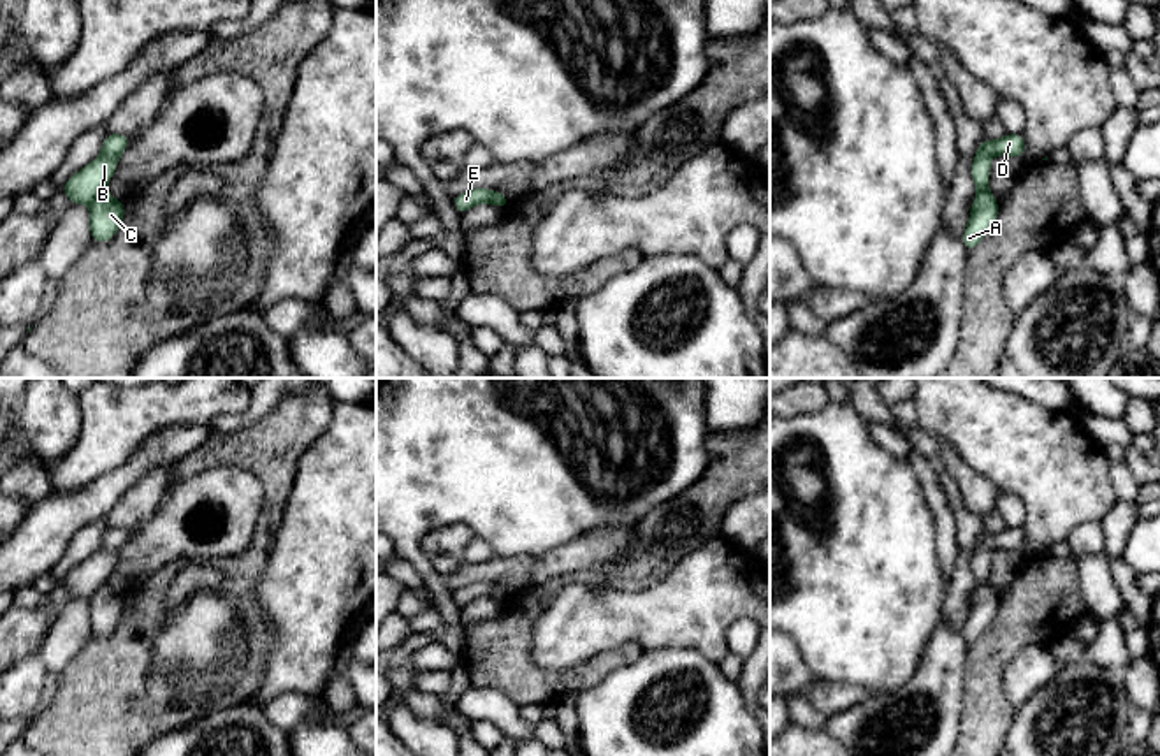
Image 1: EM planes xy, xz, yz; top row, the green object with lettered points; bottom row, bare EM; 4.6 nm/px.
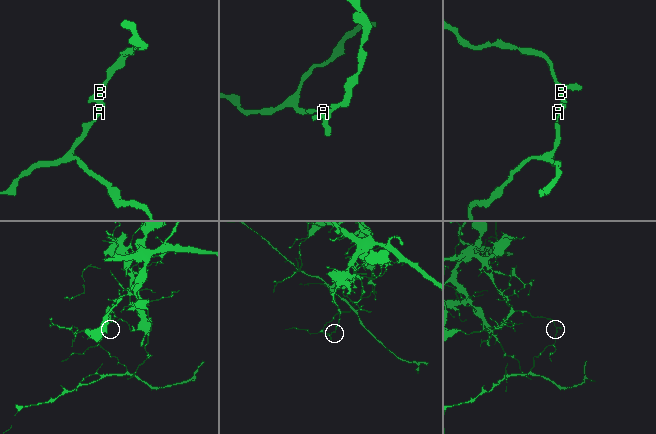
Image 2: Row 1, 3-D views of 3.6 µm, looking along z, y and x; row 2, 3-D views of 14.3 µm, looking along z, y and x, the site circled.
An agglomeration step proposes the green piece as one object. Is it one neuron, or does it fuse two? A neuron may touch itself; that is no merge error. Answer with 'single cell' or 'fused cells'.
fused cells

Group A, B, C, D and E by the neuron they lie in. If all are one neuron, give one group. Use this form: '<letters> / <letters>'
A C / B D E

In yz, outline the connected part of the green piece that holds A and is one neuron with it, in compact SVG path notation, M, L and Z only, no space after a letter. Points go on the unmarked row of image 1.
M990 584L979 585L974 591L970 612L961 629L961 635L968 645L972 645L995 619L998 600L1000 596L991 589Z

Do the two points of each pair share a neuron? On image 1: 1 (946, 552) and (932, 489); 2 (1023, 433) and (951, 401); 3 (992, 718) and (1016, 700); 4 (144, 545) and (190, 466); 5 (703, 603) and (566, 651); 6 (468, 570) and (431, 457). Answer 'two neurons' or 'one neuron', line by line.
1: one neuron
2: one neuron
3: two neurons
4: two neurons
5: one neuron
6: two neurons

